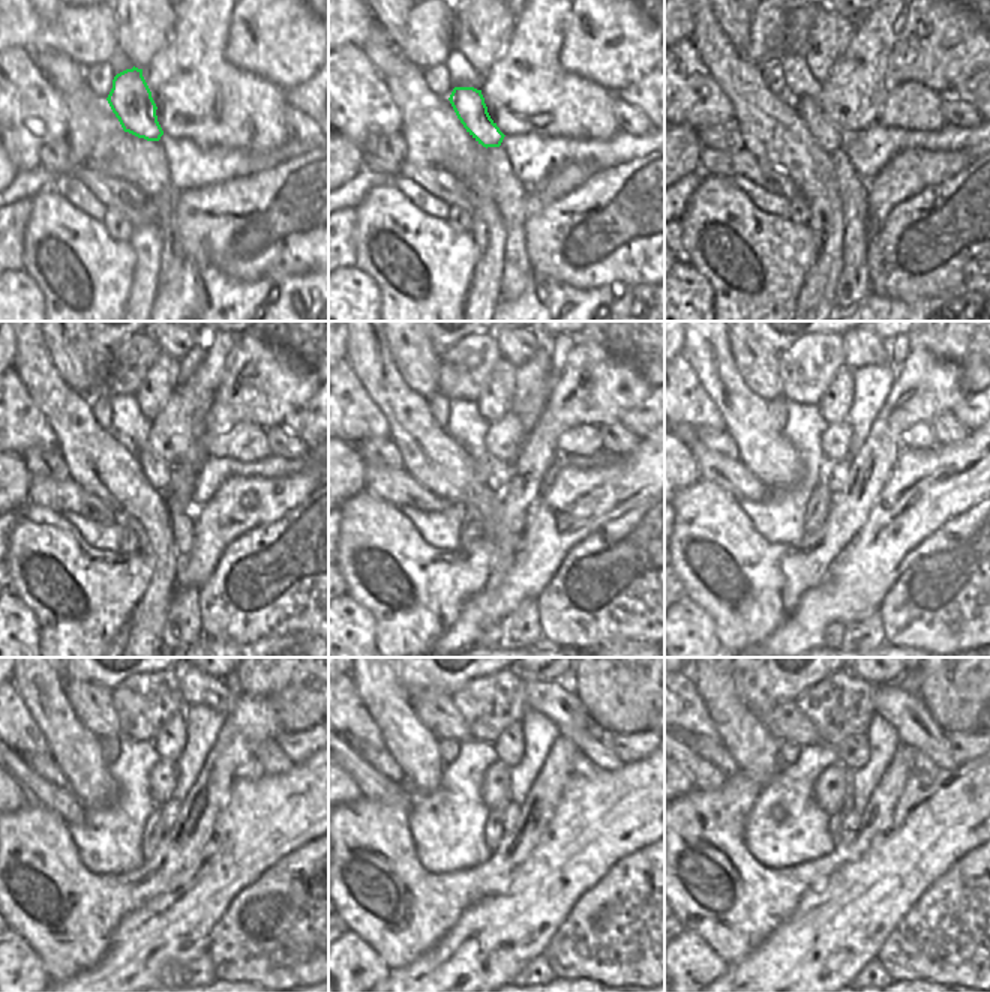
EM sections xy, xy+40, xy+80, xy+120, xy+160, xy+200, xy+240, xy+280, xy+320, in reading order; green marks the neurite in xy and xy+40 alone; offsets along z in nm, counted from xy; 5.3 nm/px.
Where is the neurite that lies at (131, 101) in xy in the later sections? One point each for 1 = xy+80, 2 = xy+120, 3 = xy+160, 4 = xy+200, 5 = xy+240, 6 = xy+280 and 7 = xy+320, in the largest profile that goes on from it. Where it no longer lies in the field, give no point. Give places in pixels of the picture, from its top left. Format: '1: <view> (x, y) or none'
1: xy+80 (831, 138)
2: xy+120 (158, 473)
3: xy+160 (497, 473)
4: xy+200 (834, 474)
5: xy+240 (168, 811)
6: xy+280 (509, 811)
7: xy+320 (851, 820)

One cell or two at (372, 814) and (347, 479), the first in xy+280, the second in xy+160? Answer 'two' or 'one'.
two

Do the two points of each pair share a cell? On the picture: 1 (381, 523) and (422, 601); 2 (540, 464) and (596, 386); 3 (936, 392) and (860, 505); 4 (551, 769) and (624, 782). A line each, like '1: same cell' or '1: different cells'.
1: same cell
2: same cell
3: same cell
4: different cells

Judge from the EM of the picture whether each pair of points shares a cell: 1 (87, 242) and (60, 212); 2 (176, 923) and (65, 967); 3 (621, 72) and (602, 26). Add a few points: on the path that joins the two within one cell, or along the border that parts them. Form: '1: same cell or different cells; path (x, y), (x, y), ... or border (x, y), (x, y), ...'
1: same cell; path (81, 234), (68, 219)
2: different cells; border (123, 919), (108, 949), (89, 968), (80, 973)
3: same cell; path (615, 60), (603, 45), (603, 38)

